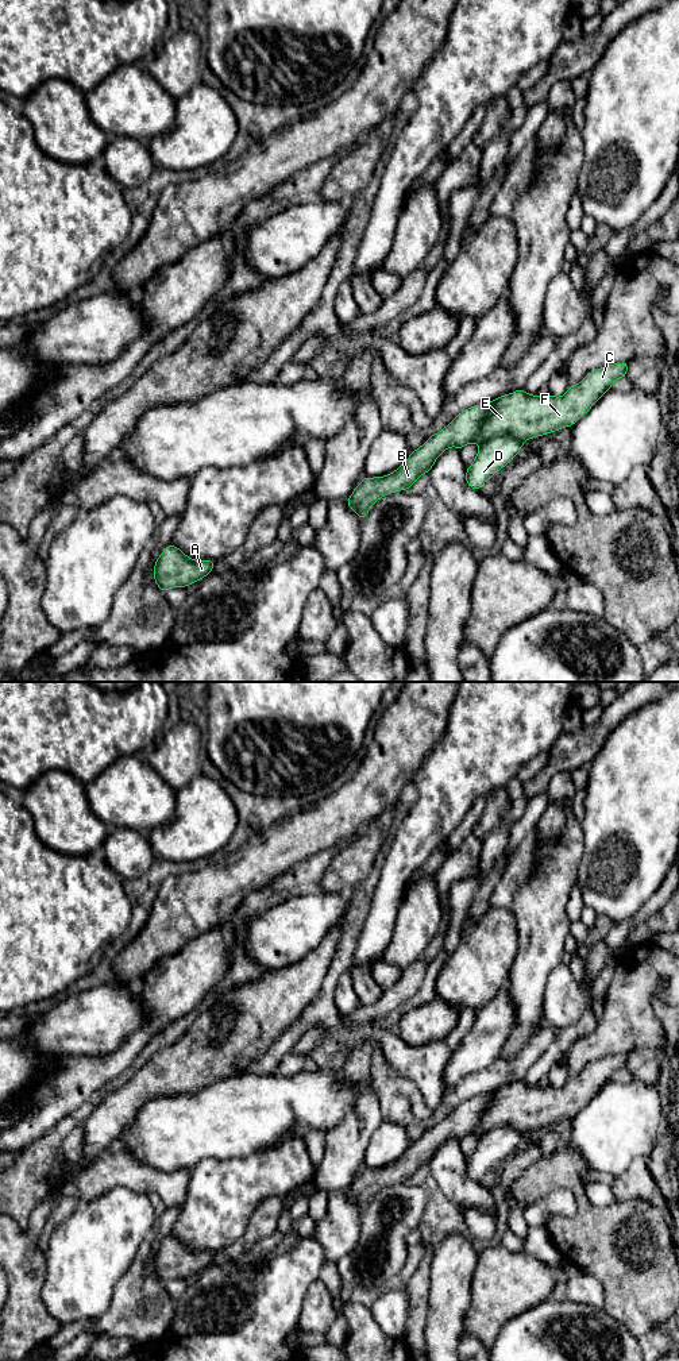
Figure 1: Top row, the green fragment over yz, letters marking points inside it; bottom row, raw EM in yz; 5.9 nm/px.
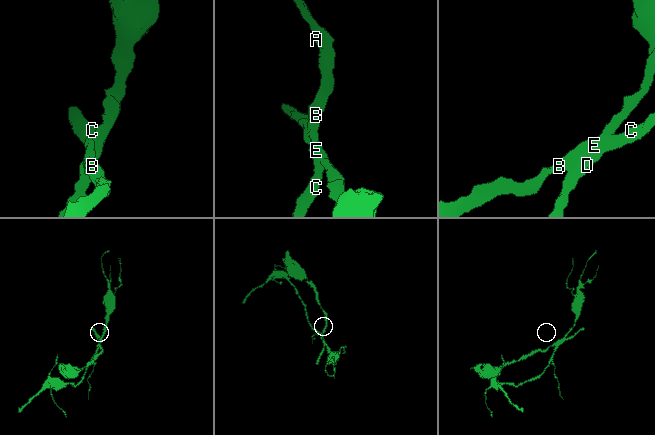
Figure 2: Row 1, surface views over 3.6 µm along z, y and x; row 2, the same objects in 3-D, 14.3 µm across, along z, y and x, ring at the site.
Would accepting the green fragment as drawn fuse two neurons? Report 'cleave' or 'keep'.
cleave

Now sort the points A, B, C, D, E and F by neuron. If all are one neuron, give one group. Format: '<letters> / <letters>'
A B C E F / D

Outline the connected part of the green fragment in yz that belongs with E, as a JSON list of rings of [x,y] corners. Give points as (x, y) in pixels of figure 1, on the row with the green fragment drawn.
[[[620,362],[593,370],[578,385],[568,386],[563,397],[531,396],[518,389],[460,412],[445,428],[412,451],[397,470],[385,477],[364,477],[348,497],[348,508],[363,520],[383,496],[409,490],[450,447],[462,451],[466,444],[483,444],[502,433],[528,440],[572,427],[612,389],[616,379],[626,378],[628,366],[629,362]]]

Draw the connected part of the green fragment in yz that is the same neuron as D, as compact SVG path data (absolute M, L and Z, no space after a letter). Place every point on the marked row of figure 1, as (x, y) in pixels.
M498 435L481 444L472 464L466 469L466 483L478 490L521 451L524 440L512 435Z

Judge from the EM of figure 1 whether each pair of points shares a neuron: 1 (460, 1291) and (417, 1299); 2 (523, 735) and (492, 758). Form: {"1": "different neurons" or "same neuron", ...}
{"1": "different neurons", "2": "same neuron"}

